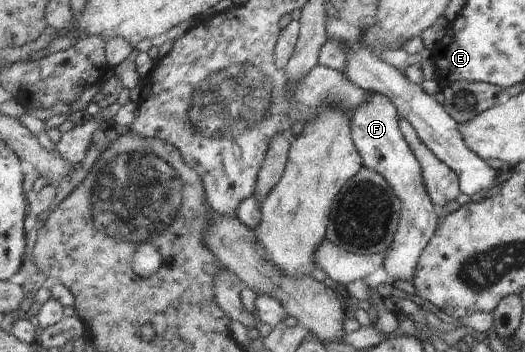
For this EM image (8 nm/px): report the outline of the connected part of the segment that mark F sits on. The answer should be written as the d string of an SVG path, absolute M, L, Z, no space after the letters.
M373 93L369 102L358 107L358 113L354 113L351 119L354 144L361 153L364 167L379 172L387 183L392 185L392 191L402 201L402 212L398 232L394 242L386 252L384 268L392 279L406 279L412 282L414 273L418 268L418 259L421 259L422 251L430 244L430 239L437 235L438 209L434 207L429 192L426 191L423 170L420 161L408 147L402 131L398 126L401 117L396 105L386 95Z

